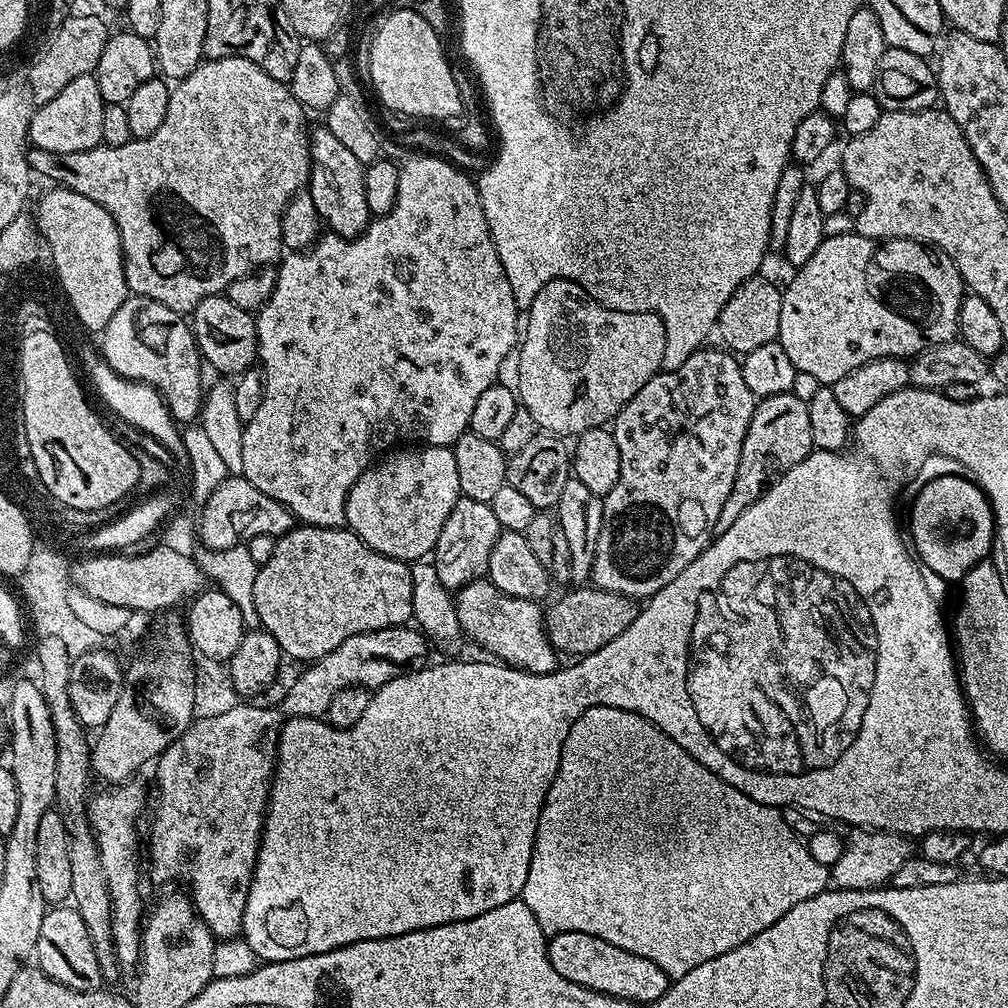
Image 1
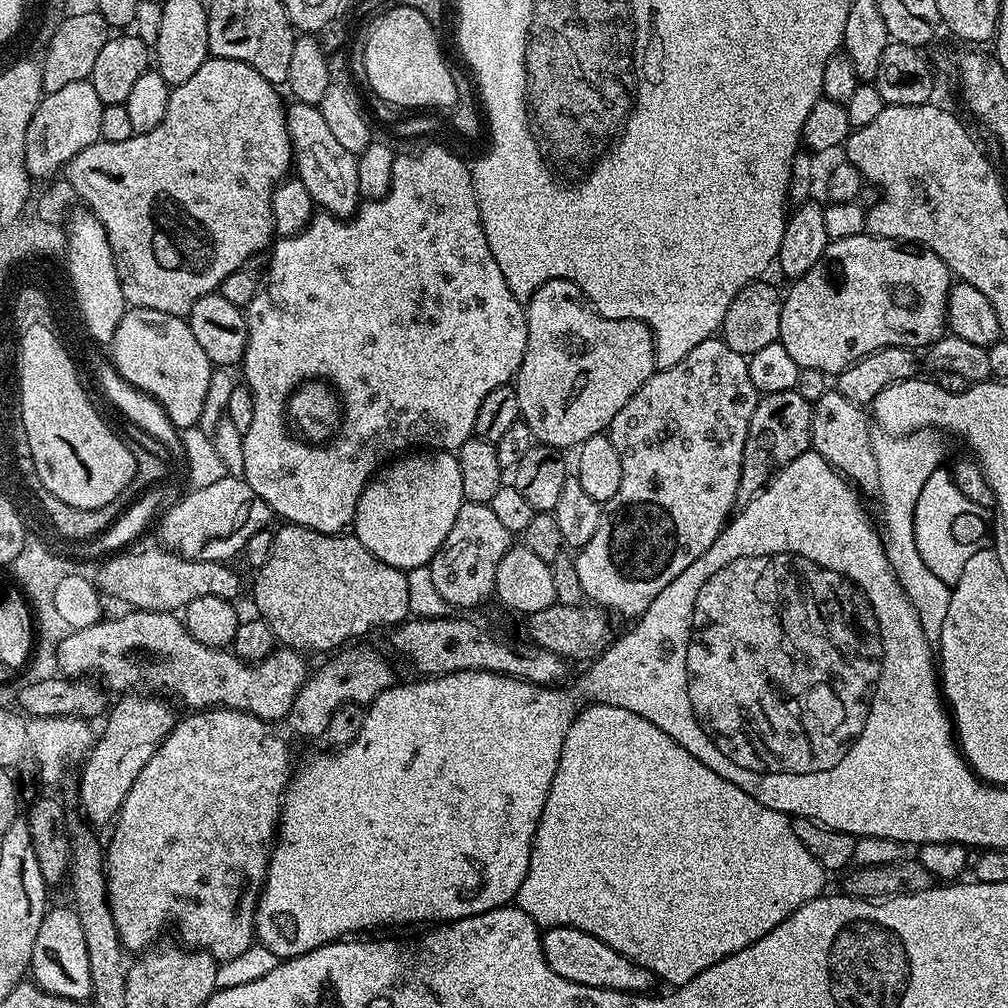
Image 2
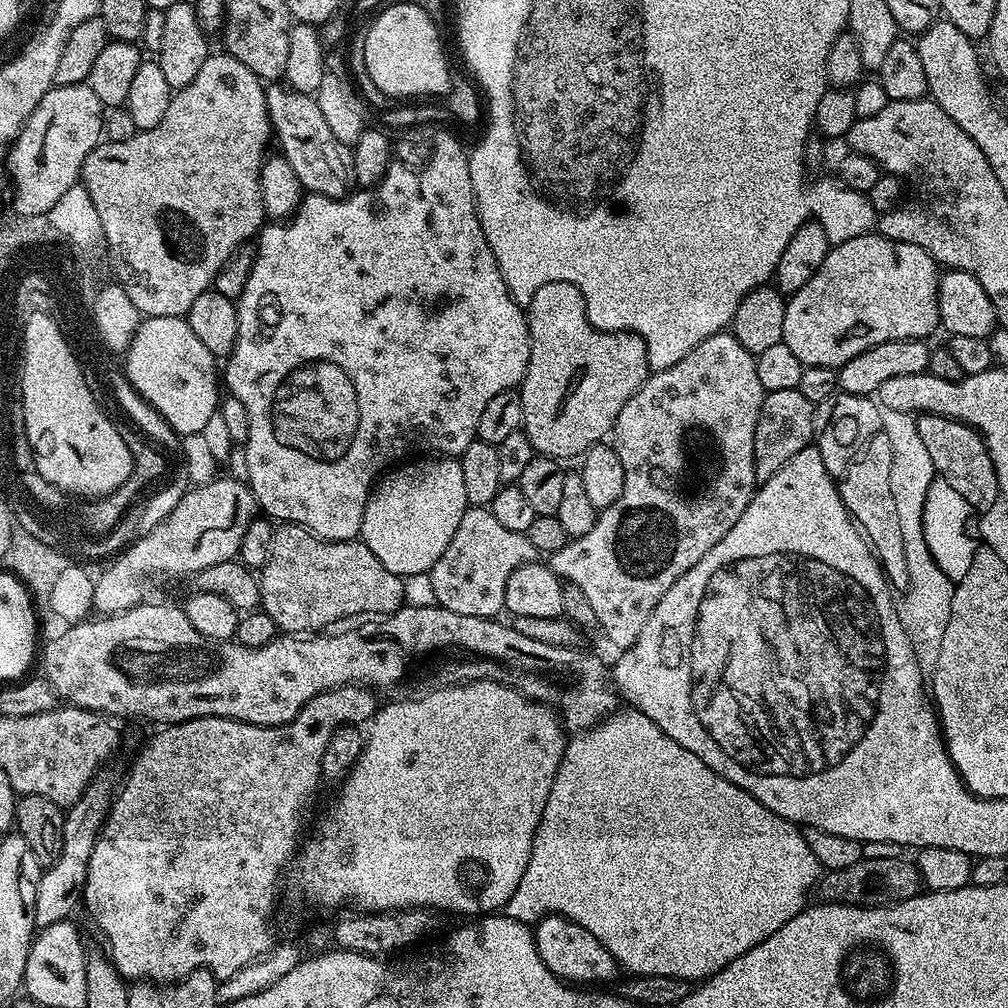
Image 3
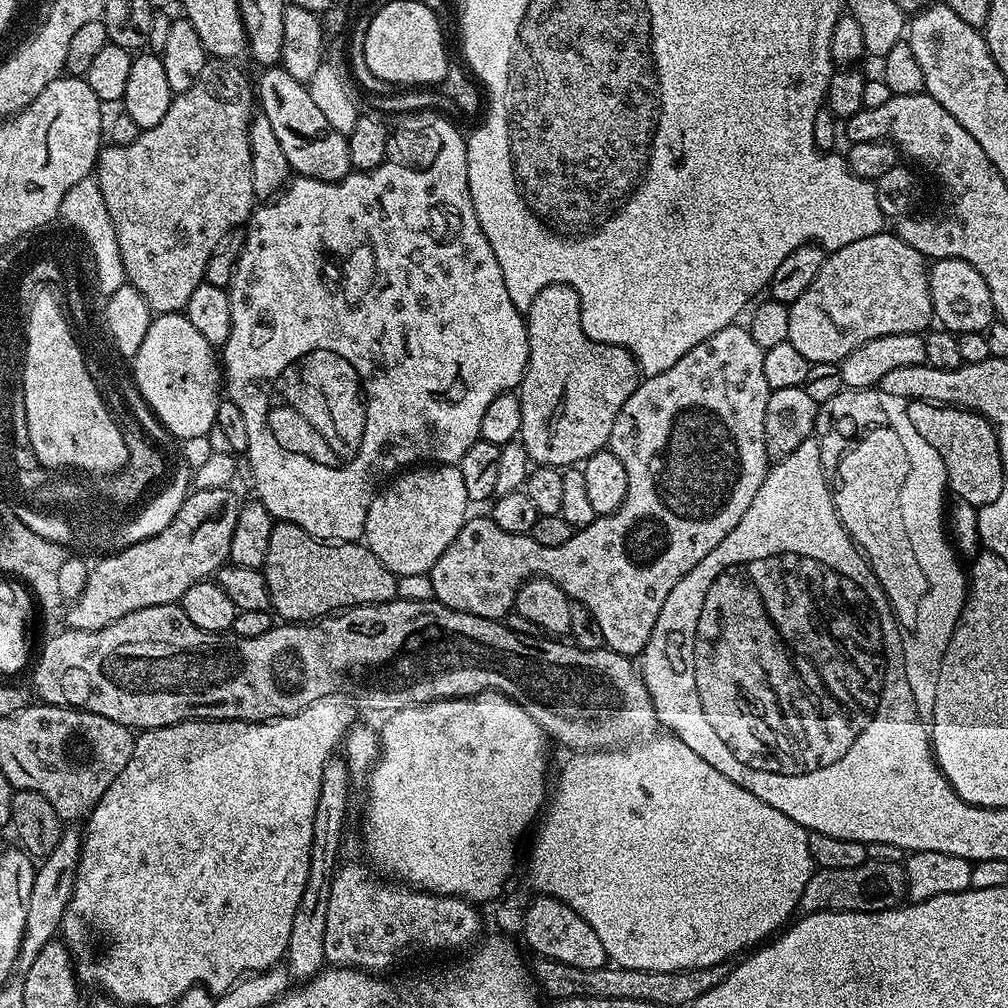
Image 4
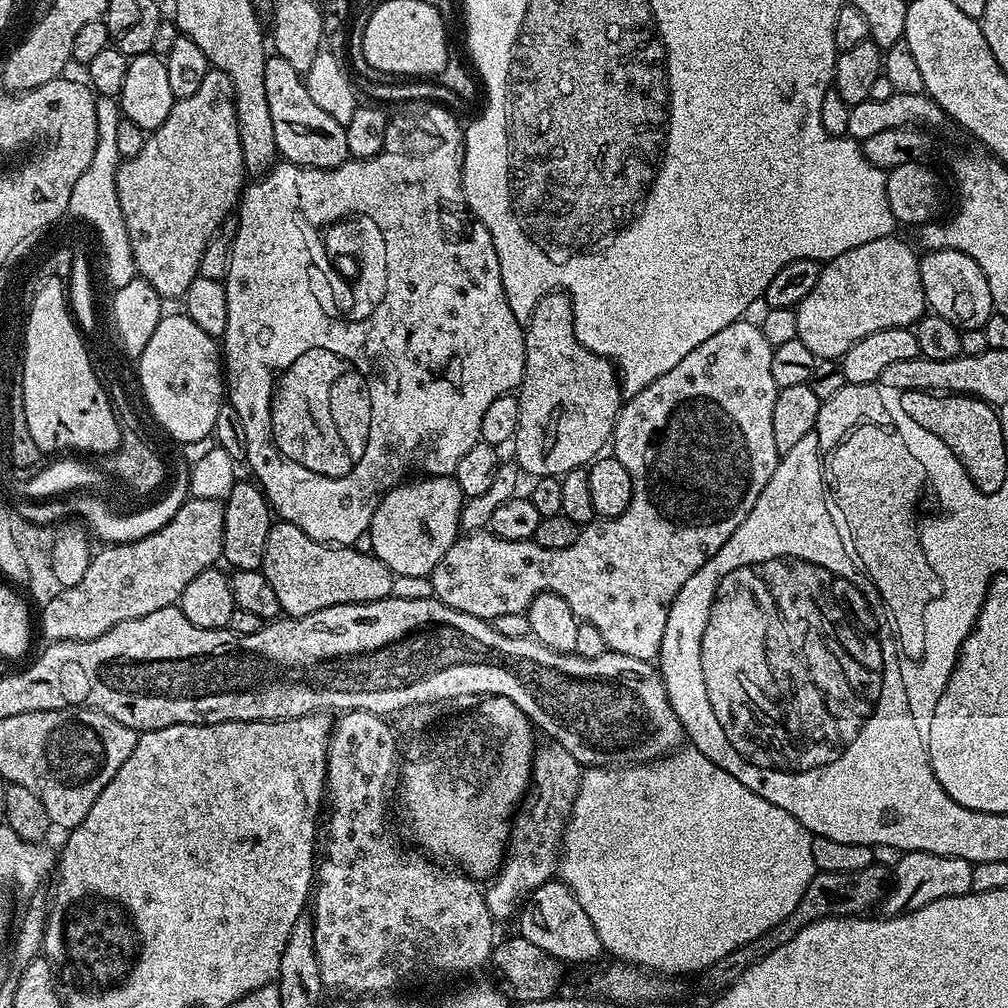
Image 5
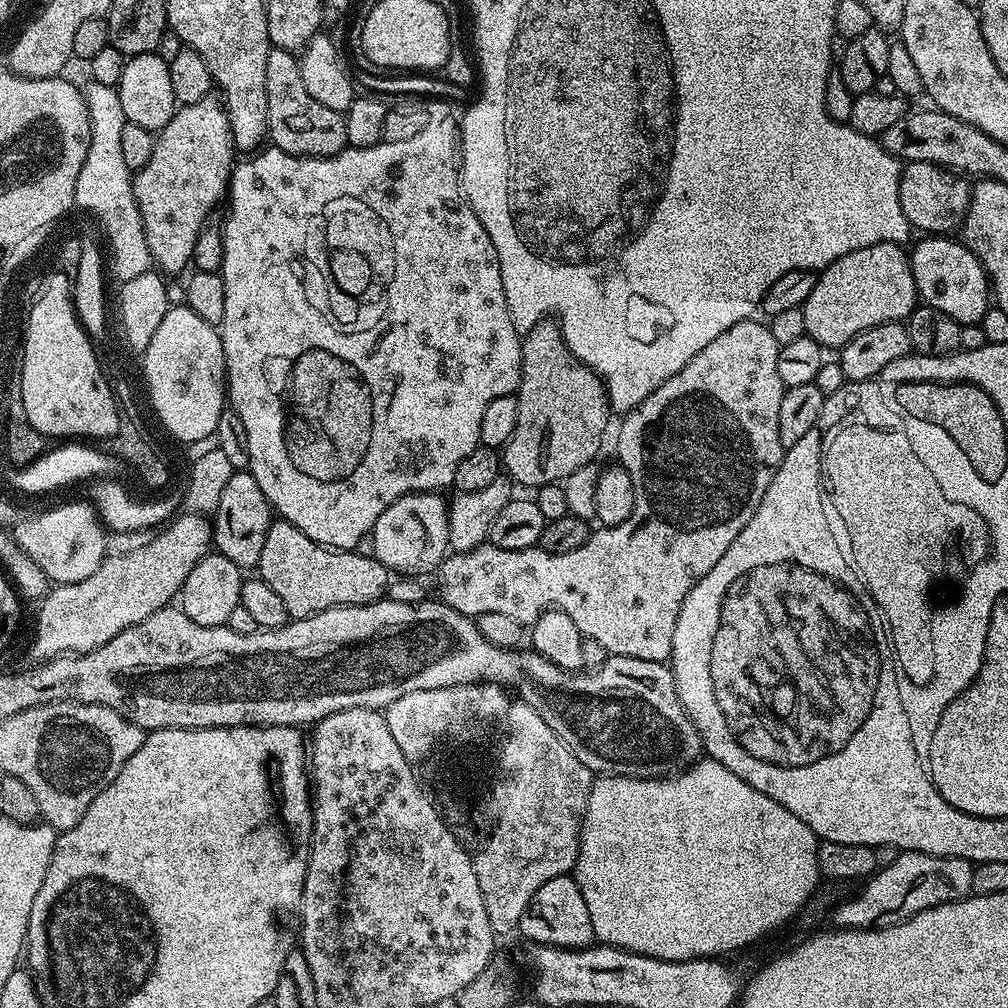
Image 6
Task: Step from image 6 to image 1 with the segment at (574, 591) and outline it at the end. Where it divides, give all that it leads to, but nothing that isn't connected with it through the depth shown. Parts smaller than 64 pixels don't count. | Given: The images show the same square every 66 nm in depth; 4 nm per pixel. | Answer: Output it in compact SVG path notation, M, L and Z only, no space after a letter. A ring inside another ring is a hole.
M701 347L700 351L690 354L690 358L682 362L682 366L657 372L654 378L650 378L650 382L646 382L646 386L642 386L642 390L638 390L638 394L634 394L634 398L630 398L630 402L616 416L614 435L618 442L620 469L618 482L614 482L614 490L610 490L608 495L603 497L602 526L598 534L590 577L591 583L597 588L621 592L624 596L633 598L653 596L658 590L662 590L662 586L674 582L674 578L678 578L678 574L682 574L682 570L686 570L686 566L690 566L694 558L701 556L713 539L714 522L718 522L718 514L722 506L726 506L726 498L730 498L730 490L734 486L734 474L738 474L738 458L742 458L742 442L746 438L746 430L750 426L750 418L756 409L758 397L752 393L750 386L746 386L746 378L742 378L739 359L727 350L715 352L708 347ZM461 496L446 518L434 549L434 563L442 586L449 590L459 590L470 582L487 577L490 550L494 548L494 542L500 537L501 531L491 504L474 502L474 498Z

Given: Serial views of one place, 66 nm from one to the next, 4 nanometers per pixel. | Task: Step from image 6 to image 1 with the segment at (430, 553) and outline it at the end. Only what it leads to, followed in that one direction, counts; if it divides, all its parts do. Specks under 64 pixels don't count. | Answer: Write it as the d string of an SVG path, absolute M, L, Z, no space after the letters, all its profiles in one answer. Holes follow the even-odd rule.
M432 445L408 446L384 459L373 463L354 482L344 518L347 527L378 554L415 562L435 549L442 526L461 497L458 466L451 447Z

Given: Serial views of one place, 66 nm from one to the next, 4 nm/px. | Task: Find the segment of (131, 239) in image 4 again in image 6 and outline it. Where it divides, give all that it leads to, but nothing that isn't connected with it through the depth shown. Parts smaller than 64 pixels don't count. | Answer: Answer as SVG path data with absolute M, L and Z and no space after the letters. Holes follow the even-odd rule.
M209 94L206 98L202 98L198 102L190 102L189 104L177 107L176 113L170 118L170 122L166 122L166 126L160 129L158 135L155 137L155 144L153 146L153 153L150 154L149 161L140 168L139 171L132 176L132 193L136 199L136 205L140 211L142 218L142 226L144 227L144 237L146 238L146 246L152 255L153 265L161 273L169 274L168 272L180 272L185 267L189 267L192 251L194 250L194 242L198 242L200 231L209 223L208 215L212 212L212 207L216 203L225 199L228 190L228 180L232 176L232 169L234 167L234 149L232 146L232 135L230 134L230 122L226 118L226 110L224 109L223 99L219 95Z

